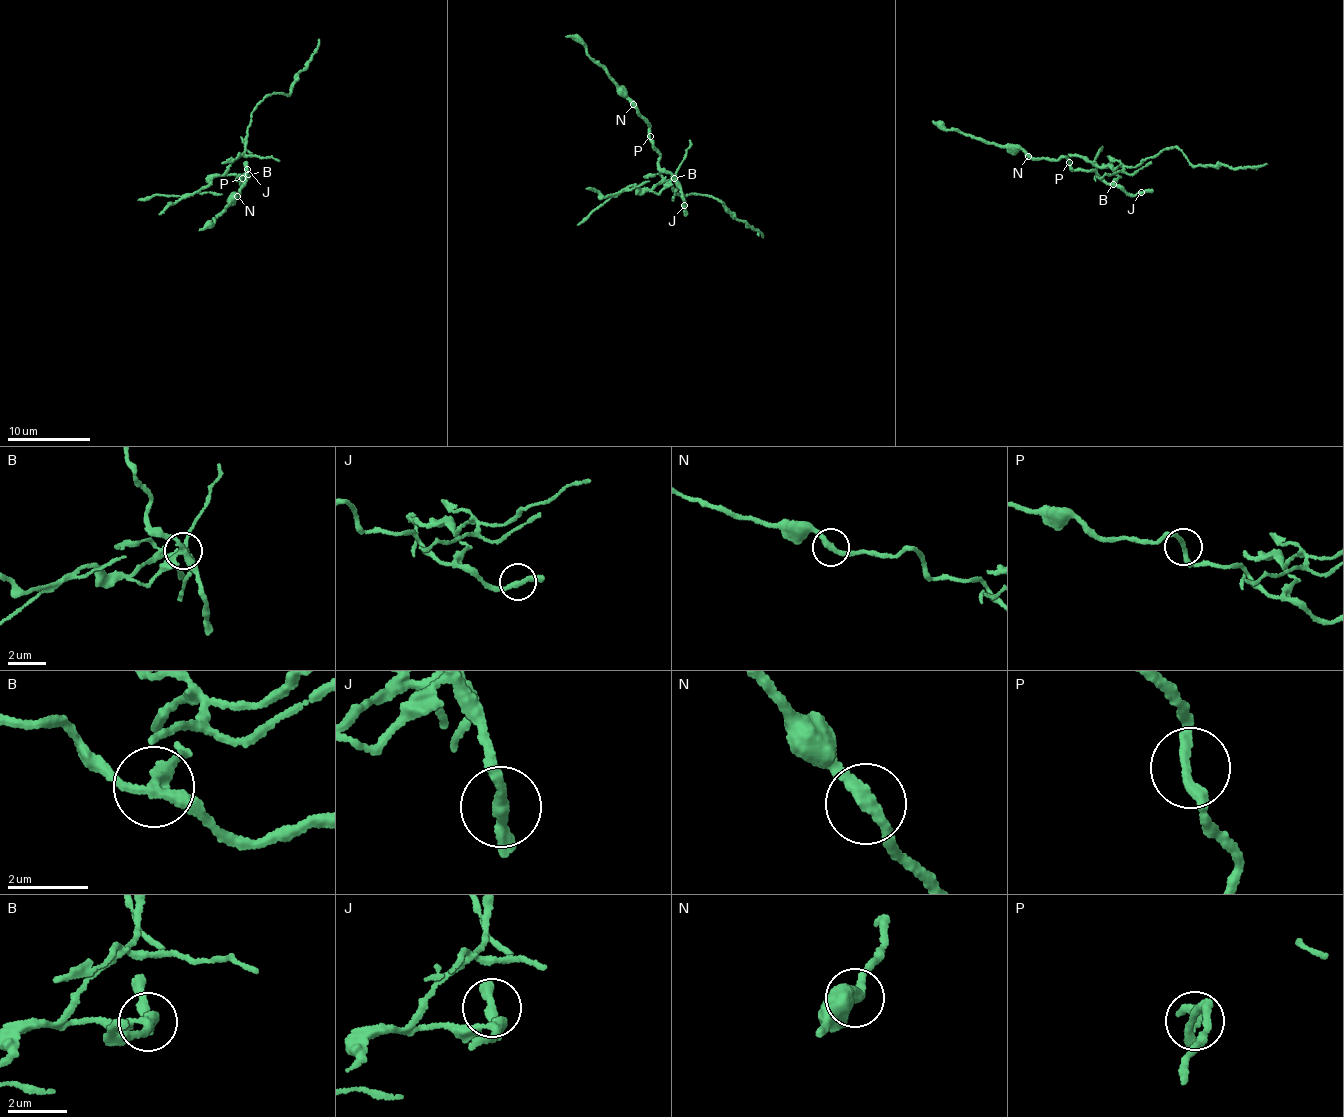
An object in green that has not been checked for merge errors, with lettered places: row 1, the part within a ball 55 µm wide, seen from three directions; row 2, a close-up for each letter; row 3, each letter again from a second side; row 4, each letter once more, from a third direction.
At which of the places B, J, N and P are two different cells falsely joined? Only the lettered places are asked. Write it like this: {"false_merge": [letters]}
{"false_merge": ["B"]}

